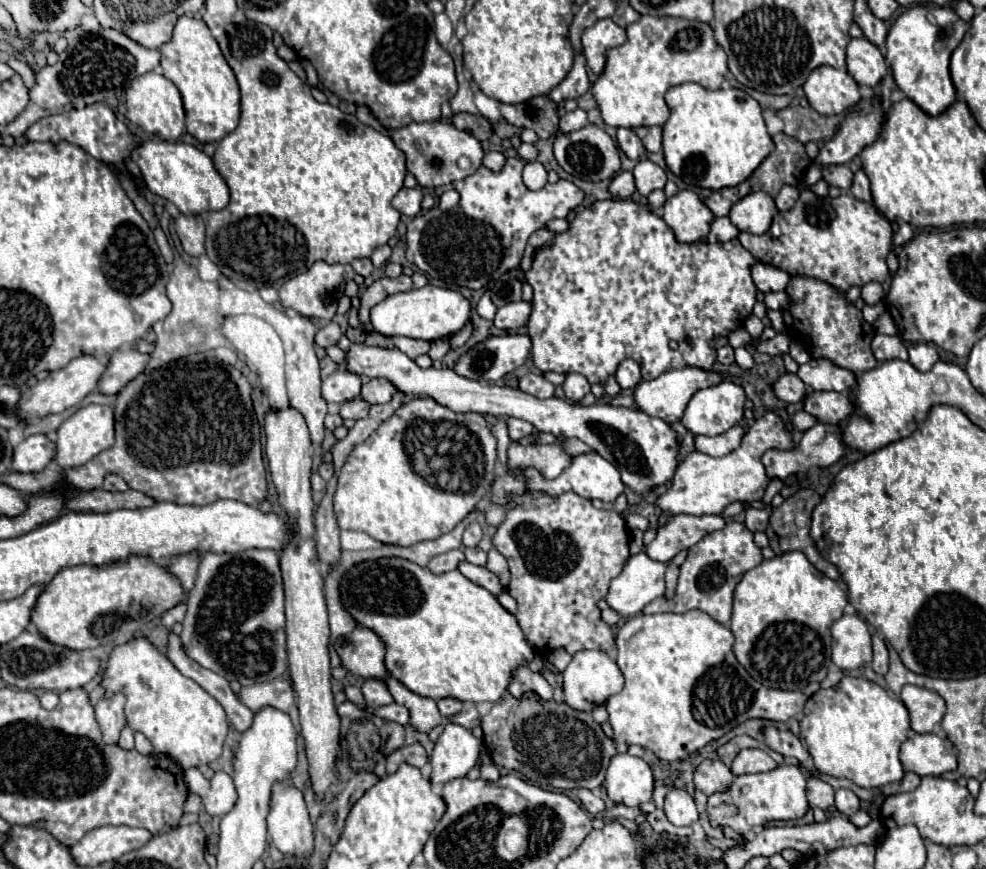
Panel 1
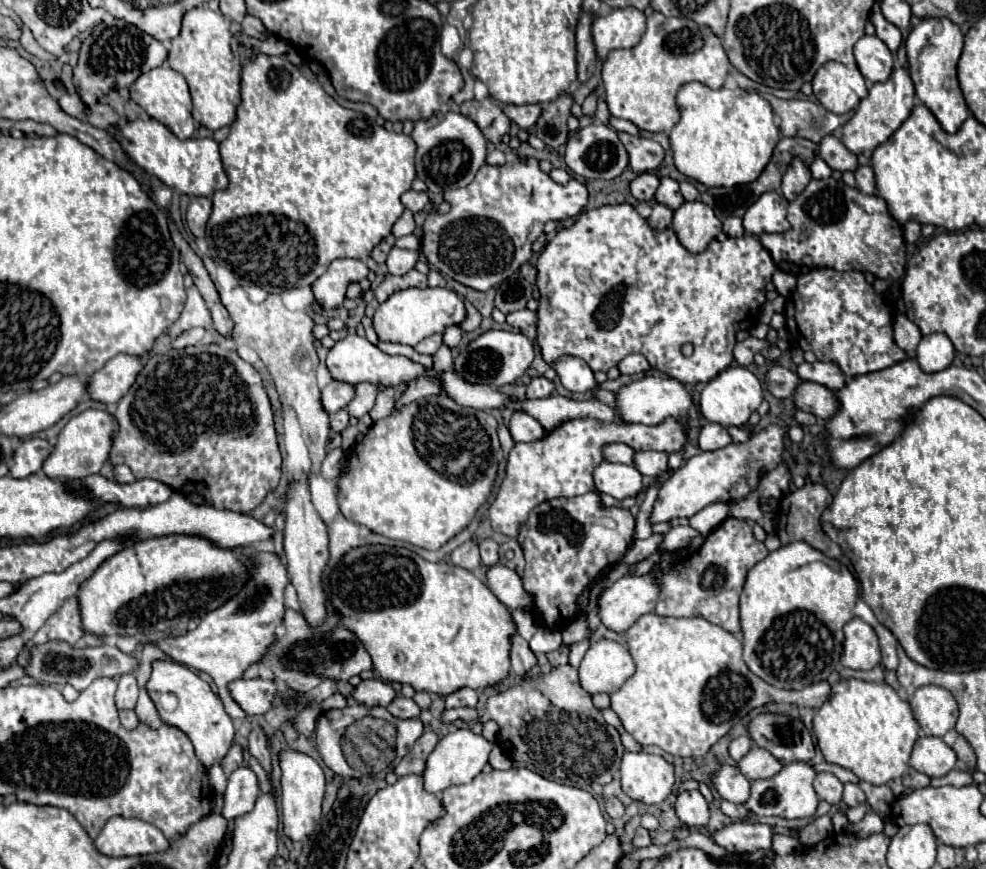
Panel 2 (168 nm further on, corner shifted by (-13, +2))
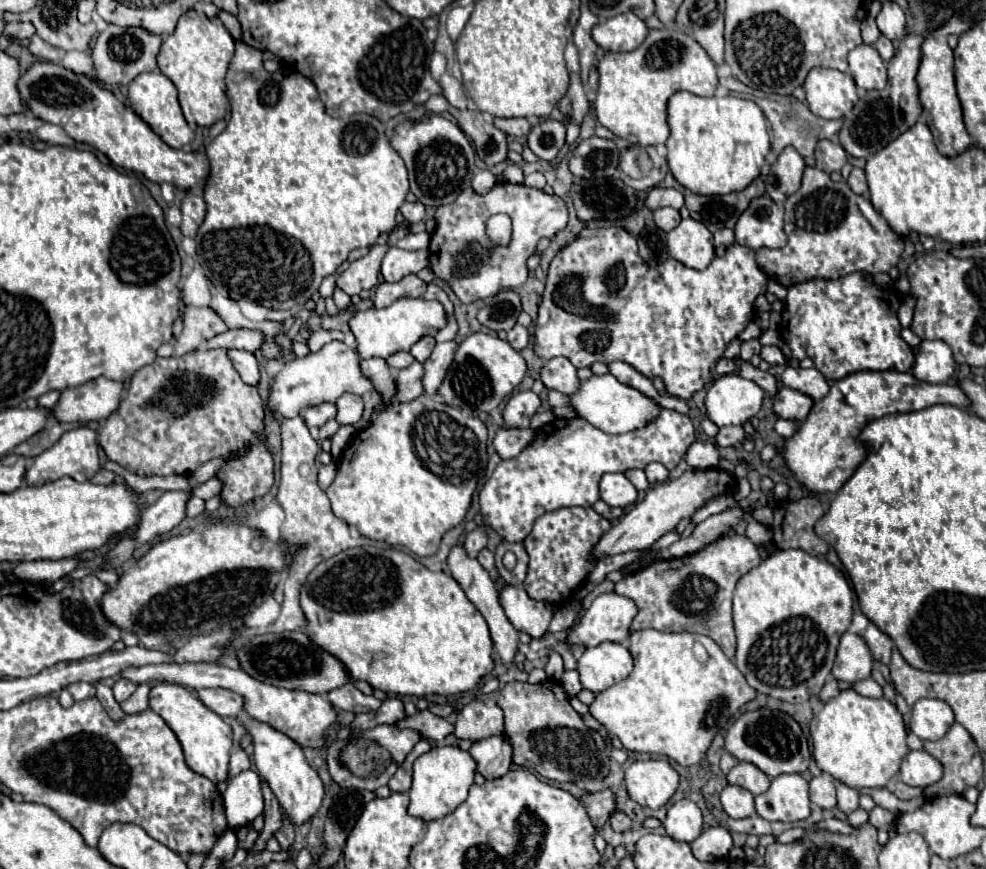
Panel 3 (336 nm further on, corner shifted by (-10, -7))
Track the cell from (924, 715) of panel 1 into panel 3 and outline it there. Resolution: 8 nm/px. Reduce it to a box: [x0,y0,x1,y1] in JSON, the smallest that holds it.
[909,699,955,741]

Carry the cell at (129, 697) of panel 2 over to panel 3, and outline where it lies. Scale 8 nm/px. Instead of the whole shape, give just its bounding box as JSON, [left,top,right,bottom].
[113,679,137,703]

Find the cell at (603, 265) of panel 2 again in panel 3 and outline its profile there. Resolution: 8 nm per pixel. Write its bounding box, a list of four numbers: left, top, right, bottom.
[535,227,767,399]

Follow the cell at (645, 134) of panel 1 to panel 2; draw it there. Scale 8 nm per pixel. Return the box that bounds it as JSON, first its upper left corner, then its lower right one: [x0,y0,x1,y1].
[610,118,638,134]

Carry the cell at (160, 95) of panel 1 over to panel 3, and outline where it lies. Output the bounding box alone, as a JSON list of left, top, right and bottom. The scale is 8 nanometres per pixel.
[127,71,193,149]

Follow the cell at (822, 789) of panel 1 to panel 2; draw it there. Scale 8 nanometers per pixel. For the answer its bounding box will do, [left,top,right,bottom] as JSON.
[814,772,842,804]

